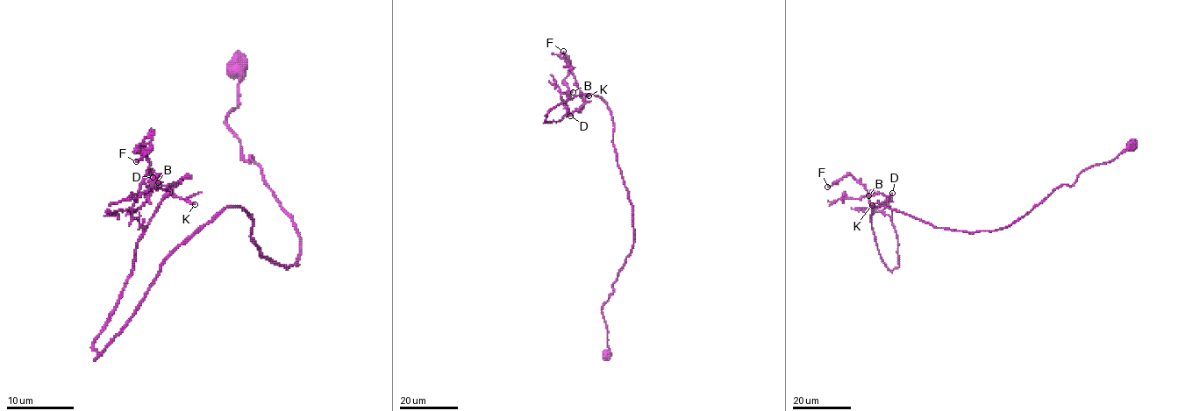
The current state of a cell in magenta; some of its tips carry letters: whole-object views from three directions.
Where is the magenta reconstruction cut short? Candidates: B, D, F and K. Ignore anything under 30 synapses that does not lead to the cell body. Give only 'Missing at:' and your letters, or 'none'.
Missing at: K

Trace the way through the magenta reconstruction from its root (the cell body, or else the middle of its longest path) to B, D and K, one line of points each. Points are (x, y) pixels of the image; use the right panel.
B: (1131, 146), (991, 231), (934, 227), (875, 206), (874, 240), (892, 270), (895, 230), (868, 195)
D: (1131, 146), (991, 231), (875, 206), (889, 270), (897, 236), (874, 209), (892, 193)
K: (1131, 146), (991, 231), (934, 227), (875, 206), (874, 240), (892, 270), (892, 210), (872, 205)

